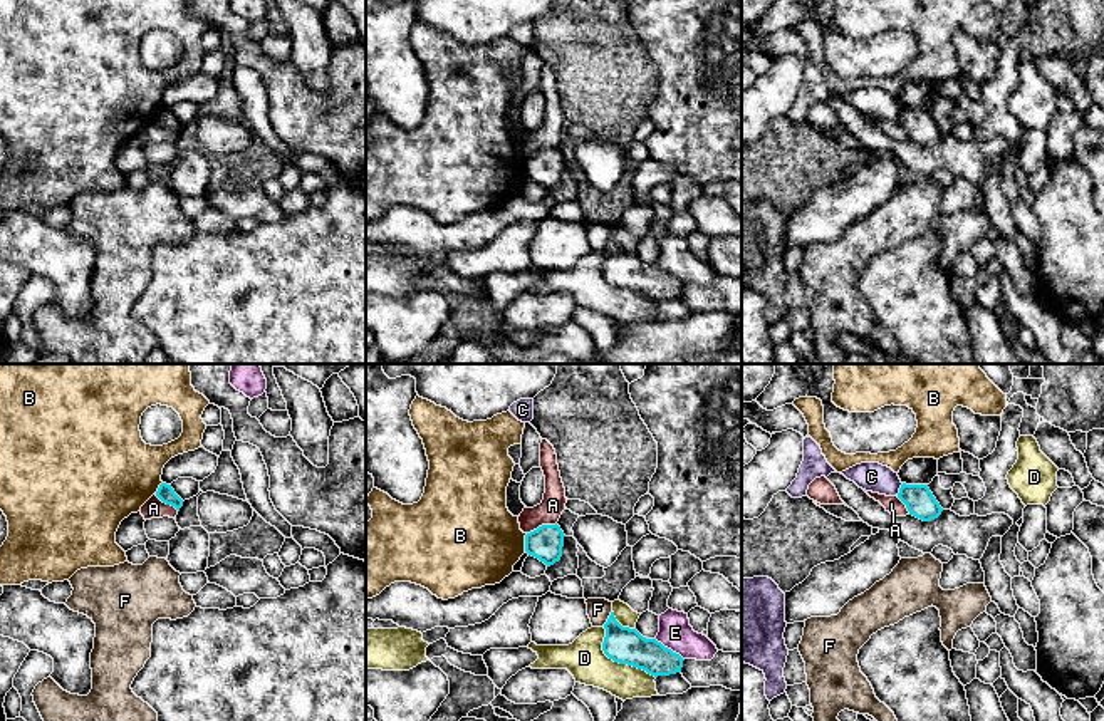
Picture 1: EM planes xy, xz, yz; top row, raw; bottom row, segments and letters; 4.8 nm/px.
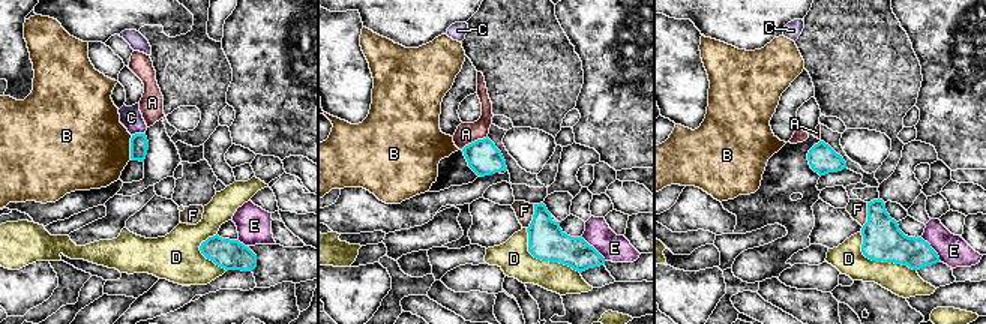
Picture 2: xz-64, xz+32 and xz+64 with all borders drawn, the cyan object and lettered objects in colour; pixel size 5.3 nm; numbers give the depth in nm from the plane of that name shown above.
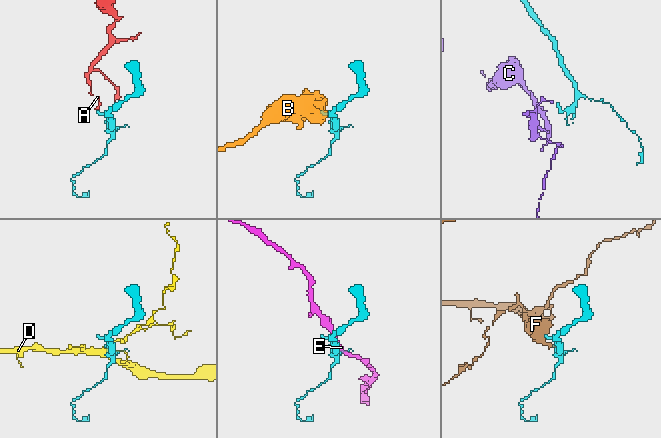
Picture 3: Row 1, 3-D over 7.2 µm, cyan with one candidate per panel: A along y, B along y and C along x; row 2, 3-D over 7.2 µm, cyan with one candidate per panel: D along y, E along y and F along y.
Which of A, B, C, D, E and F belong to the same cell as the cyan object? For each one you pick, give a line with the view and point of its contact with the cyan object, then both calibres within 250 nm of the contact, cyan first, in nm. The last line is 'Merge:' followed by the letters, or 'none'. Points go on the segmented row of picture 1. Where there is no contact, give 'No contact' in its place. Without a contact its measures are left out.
Merge: none

